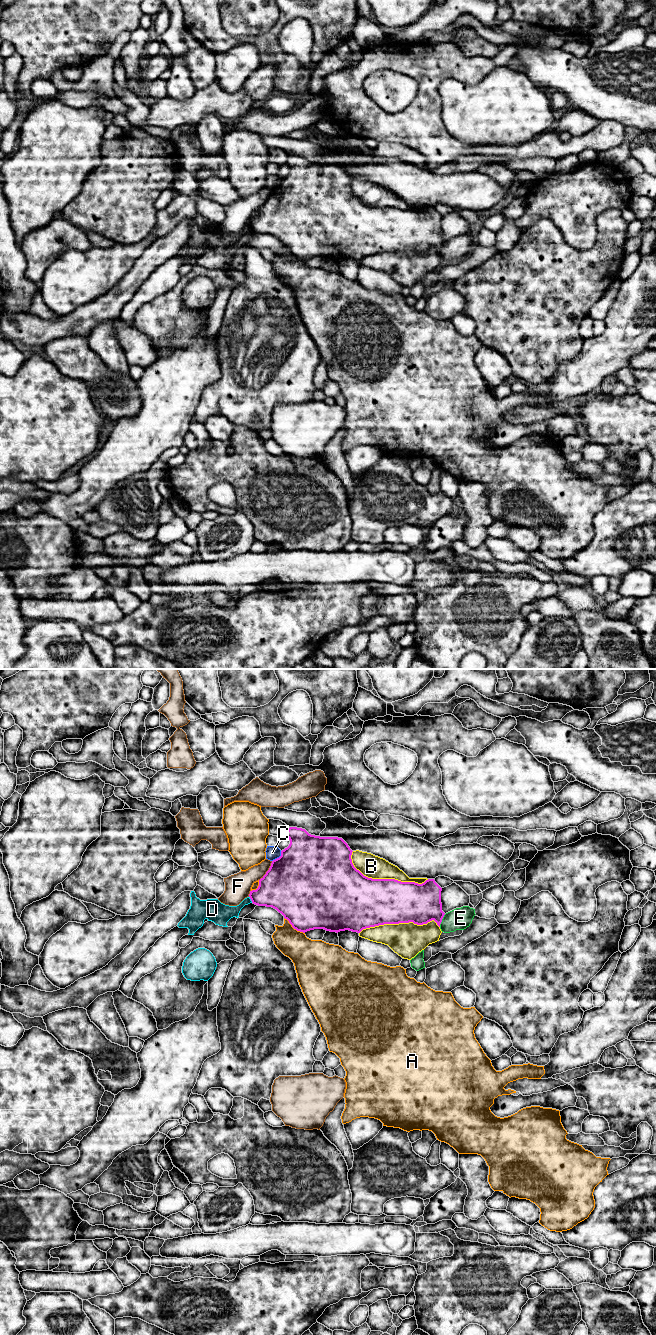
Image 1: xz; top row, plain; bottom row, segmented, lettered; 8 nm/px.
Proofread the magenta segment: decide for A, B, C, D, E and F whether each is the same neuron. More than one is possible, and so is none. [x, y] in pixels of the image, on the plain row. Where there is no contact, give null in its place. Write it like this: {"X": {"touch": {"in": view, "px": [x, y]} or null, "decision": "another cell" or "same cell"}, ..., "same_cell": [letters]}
{"A": {"touch": {"in": "xz", "px": [294, 256]}, "decision": "another cell"}, "B": {"touch": {"in": "xz", "px": [386, 207]}, "decision": "another cell"}, "C": {"touch": {"in": "xz", "px": [279, 185]}, "decision": "another cell"}, "D": {"touch": {"in": "xz", "px": [250, 226]}, "decision": "another cell"}, "E": {"touch": {"in": "xz", "px": [441, 248]}, "decision": "another cell"}, "F": {"touch": {"in": "xz", "px": [267, 199]}, "decision": "another cell"}, "same_cell": []}

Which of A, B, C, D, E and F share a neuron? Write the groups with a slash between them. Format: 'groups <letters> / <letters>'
groups A / B / C / D / E / F

